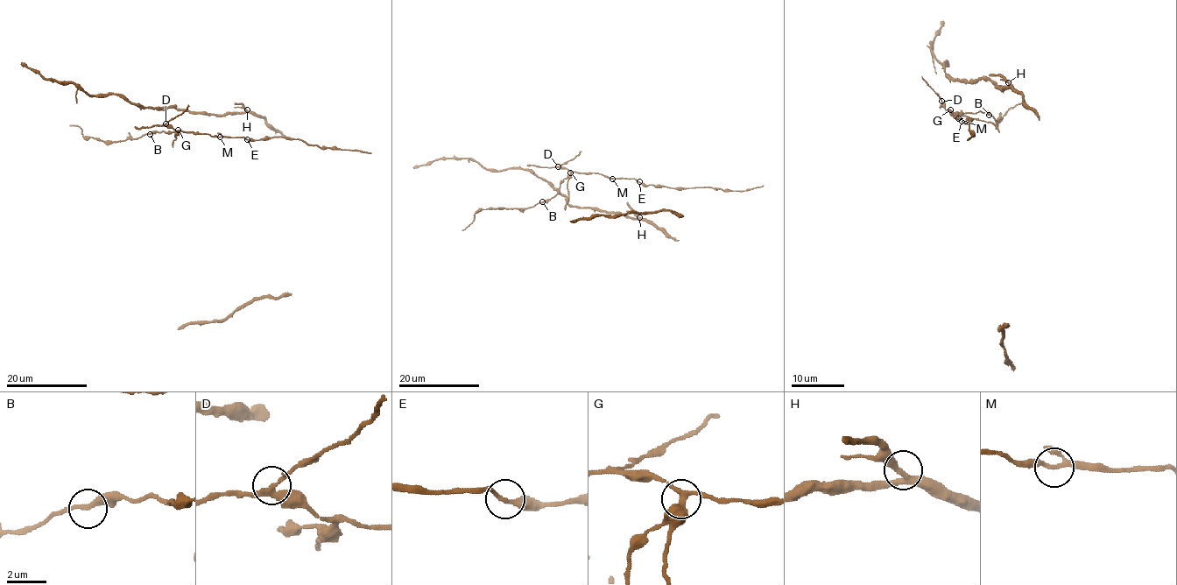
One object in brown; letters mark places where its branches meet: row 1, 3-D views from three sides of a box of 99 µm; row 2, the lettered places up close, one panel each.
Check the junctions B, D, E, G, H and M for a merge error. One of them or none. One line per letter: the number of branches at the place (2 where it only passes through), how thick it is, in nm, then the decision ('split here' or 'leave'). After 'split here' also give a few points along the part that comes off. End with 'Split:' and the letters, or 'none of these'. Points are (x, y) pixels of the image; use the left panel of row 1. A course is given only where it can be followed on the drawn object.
B: branches 2; calibre 240 nm; leave
D: branches 3; calibre 240 nm; split here; course (165, 123), (179, 116), (188, 104)
E: branches 2; calibre 200 nm; leave
G: branches 3; calibre 280 nm; leave
H: branches 3; calibre 280 nm; leave
M: branches 3; calibre 190 nm; leave
Split: D

